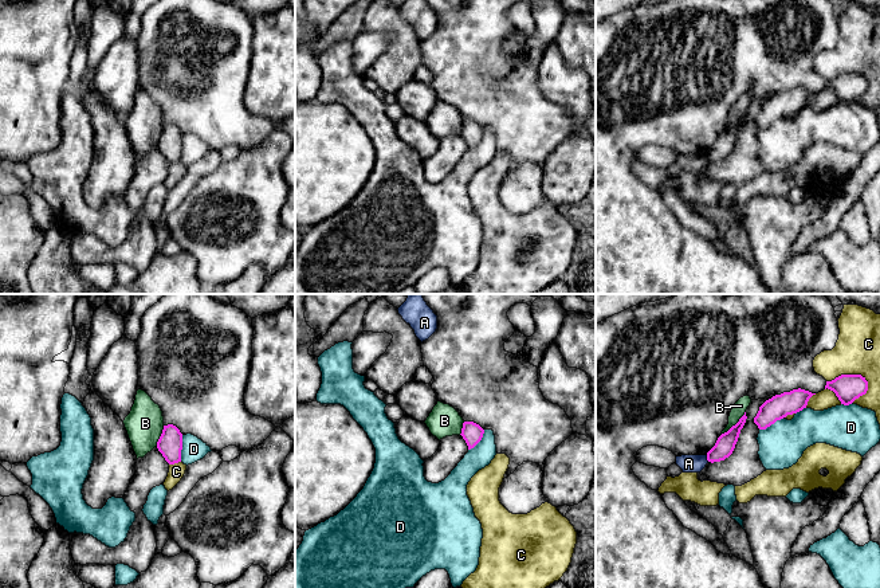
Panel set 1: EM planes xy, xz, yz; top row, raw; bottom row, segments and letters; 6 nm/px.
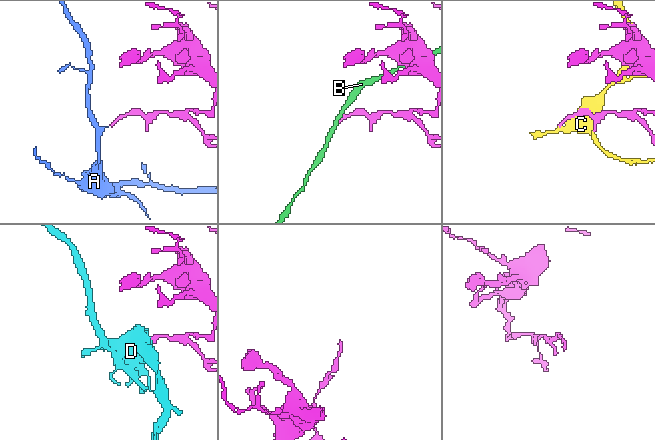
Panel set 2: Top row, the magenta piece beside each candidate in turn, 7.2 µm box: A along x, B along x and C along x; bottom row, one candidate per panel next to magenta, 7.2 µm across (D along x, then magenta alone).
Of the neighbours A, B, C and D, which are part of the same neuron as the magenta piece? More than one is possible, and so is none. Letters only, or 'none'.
none

